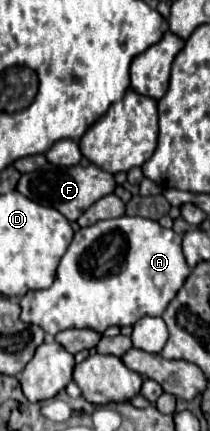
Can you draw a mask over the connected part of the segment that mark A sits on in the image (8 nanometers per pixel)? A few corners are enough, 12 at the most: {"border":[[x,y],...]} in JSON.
{"border":[[122,215],[74,233],[20,319],[50,335],[162,315],[182,235]]}

